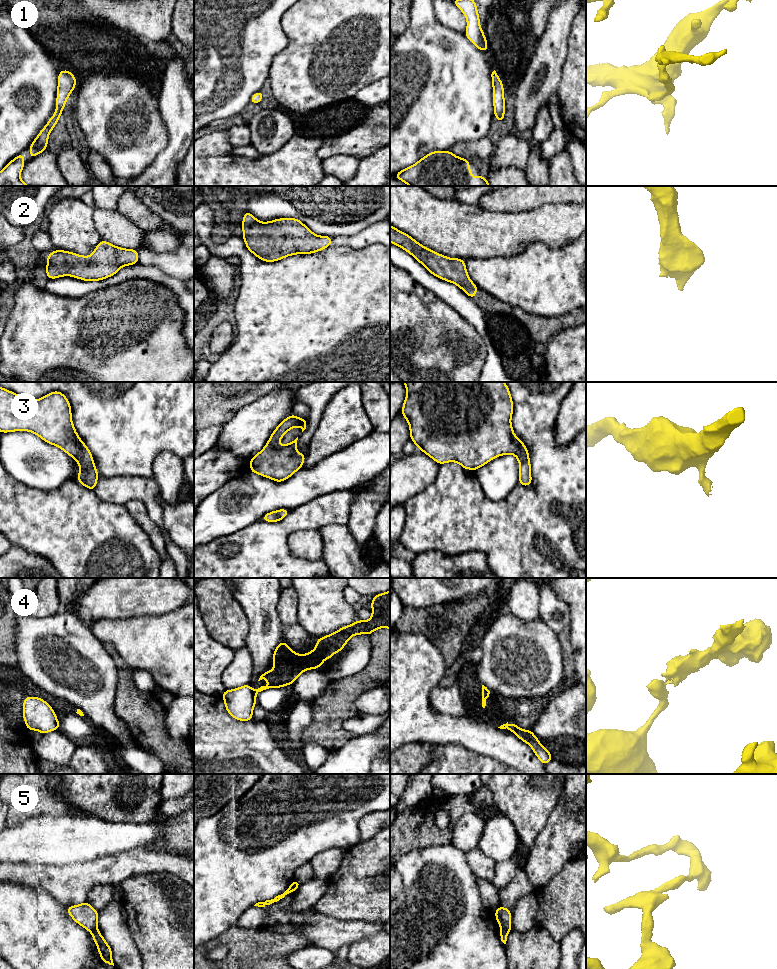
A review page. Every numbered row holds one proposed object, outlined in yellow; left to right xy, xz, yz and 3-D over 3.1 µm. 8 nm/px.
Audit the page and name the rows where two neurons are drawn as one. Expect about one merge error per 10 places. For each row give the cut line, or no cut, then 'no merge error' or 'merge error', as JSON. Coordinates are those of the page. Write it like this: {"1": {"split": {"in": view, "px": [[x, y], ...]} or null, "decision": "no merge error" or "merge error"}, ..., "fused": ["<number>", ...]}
{"1": {"split": null, "decision": "no merge error"}, "2": {"split": null, "decision": "no merge error"}, "3": {"split": null, "decision": "no merge error"}, "4": {"split": {"in": "xz", "px": [[252, 690], [255, 694]]}, "decision": "merge error"}, "5": {"split": {"in": "yz", "px": [[502, 929], [507, 932]]}, "decision": "merge error"}, "fused": ["4", "5"]}

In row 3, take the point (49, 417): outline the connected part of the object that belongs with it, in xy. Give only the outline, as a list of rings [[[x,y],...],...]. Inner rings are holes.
[[[0,387],[0,433],[29,431],[61,448],[81,467],[77,482],[94,491],[99,477],[92,454],[72,423],[67,397],[53,391],[40,399],[22,397]]]

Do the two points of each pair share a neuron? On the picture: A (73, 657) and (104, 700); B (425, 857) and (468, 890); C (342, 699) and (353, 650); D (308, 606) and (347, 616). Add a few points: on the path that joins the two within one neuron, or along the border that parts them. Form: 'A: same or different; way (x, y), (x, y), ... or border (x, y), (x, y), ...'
A: same; way (78, 668), (87, 677), (93, 689)
B: same; way (437, 863), (446, 863), (460, 878)
C: different; border (367, 663), (361, 670), (331, 681)
D: same; way (318, 606), (323, 610), (337, 613)

